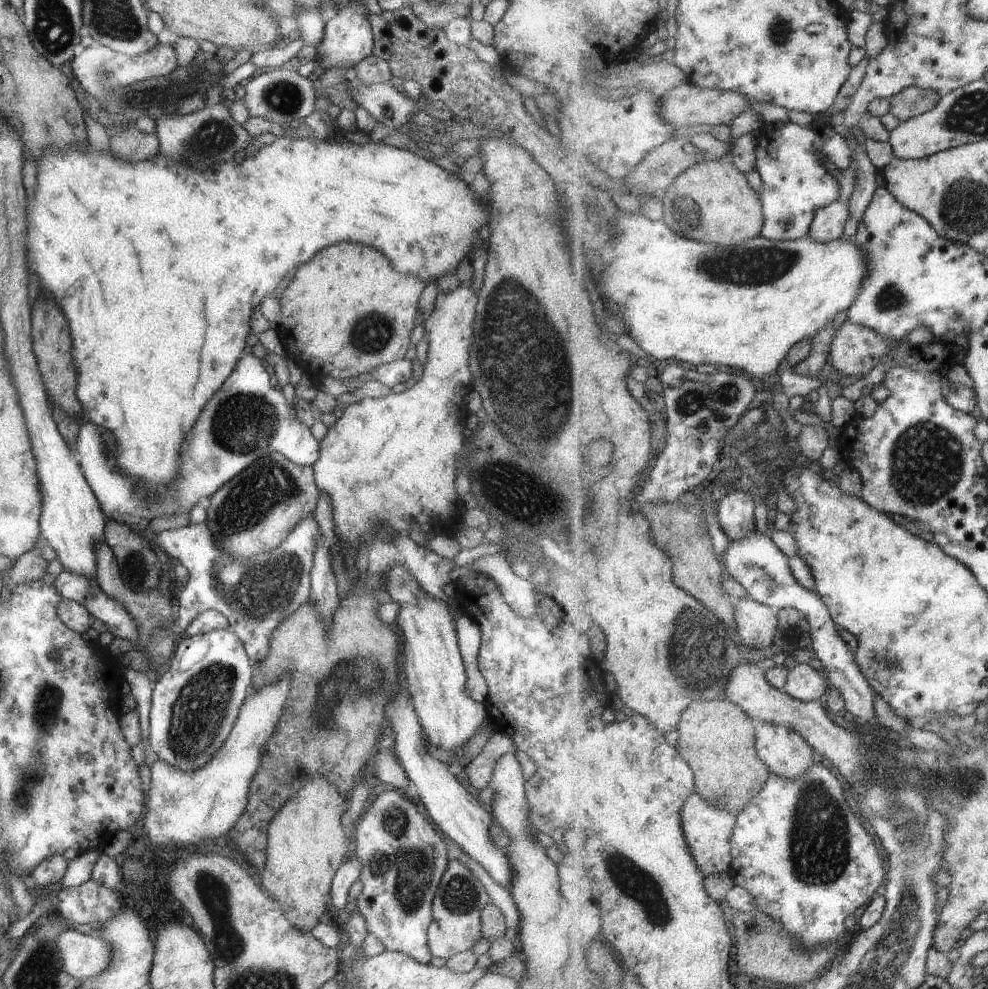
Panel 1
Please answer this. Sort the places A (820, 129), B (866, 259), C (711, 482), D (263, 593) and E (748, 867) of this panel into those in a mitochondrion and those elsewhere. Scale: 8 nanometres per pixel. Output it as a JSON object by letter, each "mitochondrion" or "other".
{"A":"other","B":"other","C":"other","D":"mitochondrion","E":"other"}

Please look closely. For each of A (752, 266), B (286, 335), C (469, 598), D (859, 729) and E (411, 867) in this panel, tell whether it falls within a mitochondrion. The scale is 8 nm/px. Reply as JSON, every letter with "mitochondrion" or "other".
{"A":"mitochondrion","B":"other","C":"other","D":"other","E":"mitochondrion"}

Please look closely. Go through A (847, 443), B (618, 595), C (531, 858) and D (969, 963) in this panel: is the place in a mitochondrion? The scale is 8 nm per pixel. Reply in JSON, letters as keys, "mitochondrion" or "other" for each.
{"A":"other","B":"other","C":"other","D":"other"}

